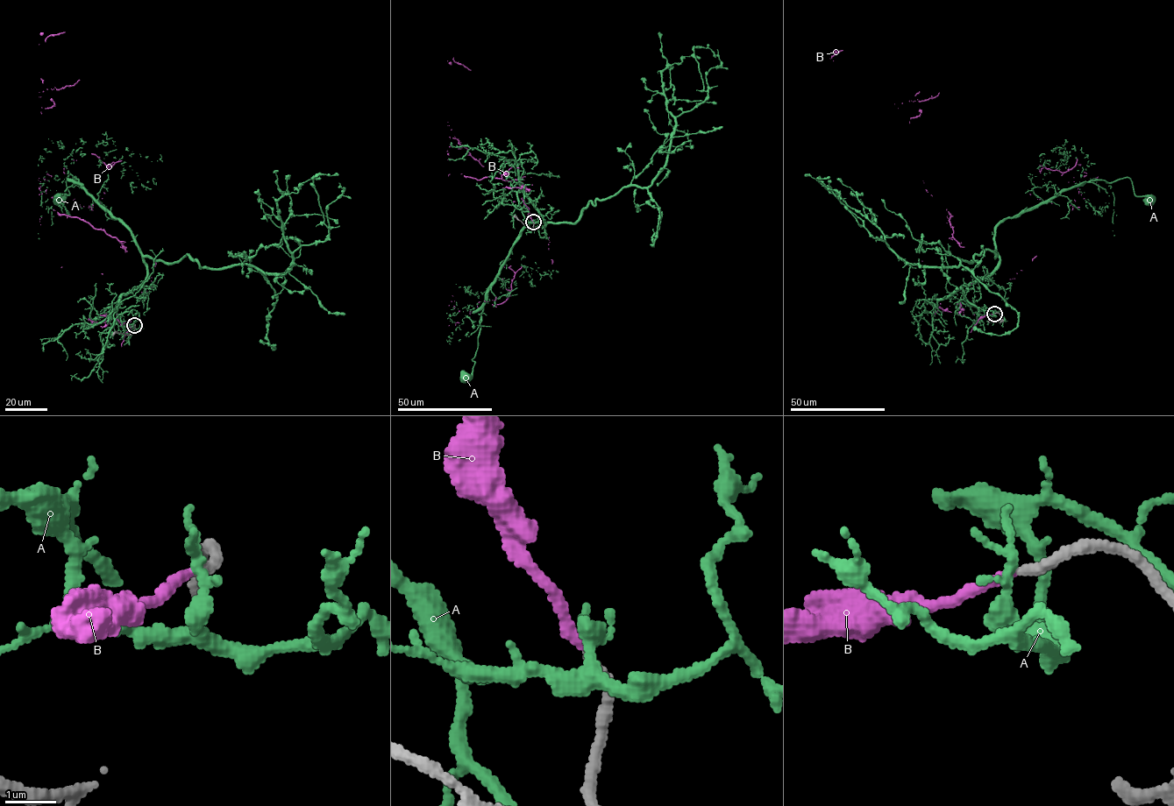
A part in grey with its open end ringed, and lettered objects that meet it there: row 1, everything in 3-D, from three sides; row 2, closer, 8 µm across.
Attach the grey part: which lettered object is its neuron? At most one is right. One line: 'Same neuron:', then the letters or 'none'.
Same neuron: B

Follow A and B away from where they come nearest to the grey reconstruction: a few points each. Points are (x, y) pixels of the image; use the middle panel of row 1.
A: (533, 221), (522, 213), (520, 190), (544, 226), (531, 222), (521, 232), (487, 293), (473, 372), (464, 378)
B: (533, 221), (525, 191), (539, 198), (519, 180), (465, 177), (448, 154), (447, 122), (465, 67), (453, 58)

